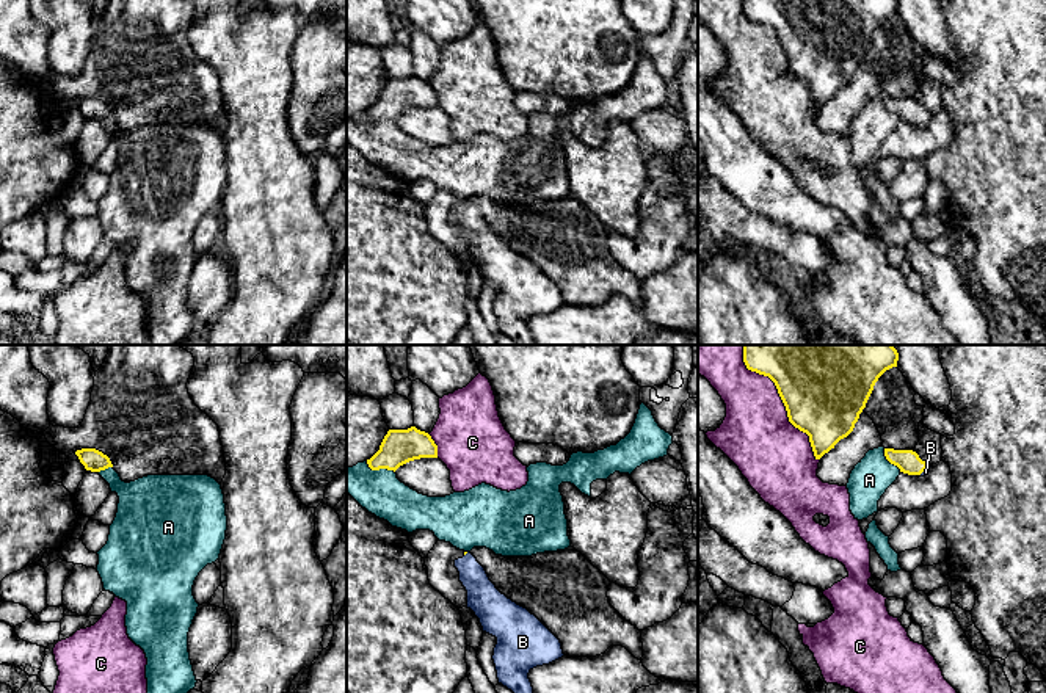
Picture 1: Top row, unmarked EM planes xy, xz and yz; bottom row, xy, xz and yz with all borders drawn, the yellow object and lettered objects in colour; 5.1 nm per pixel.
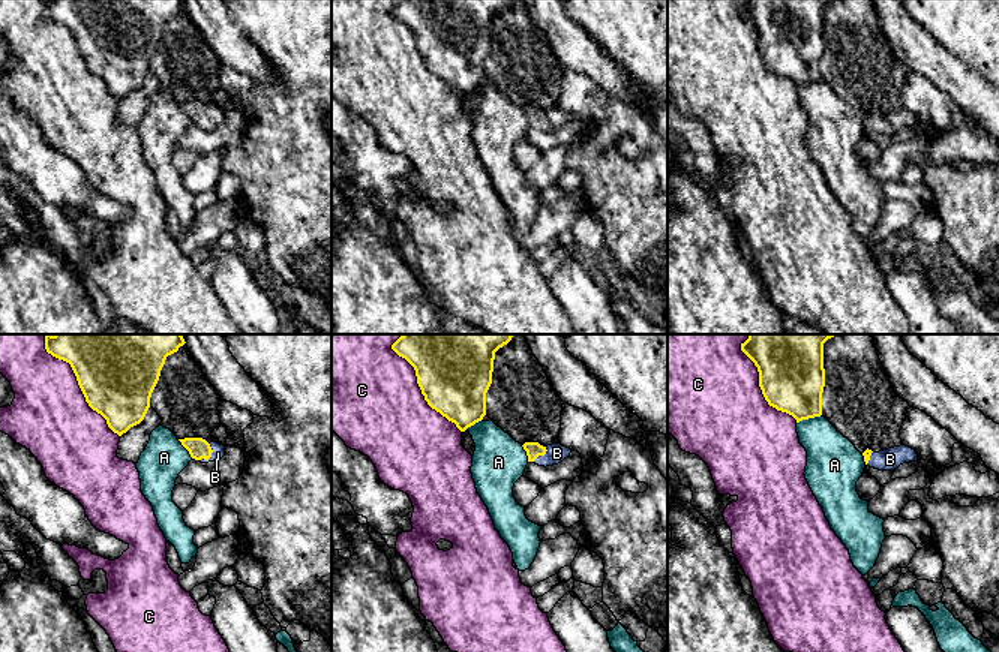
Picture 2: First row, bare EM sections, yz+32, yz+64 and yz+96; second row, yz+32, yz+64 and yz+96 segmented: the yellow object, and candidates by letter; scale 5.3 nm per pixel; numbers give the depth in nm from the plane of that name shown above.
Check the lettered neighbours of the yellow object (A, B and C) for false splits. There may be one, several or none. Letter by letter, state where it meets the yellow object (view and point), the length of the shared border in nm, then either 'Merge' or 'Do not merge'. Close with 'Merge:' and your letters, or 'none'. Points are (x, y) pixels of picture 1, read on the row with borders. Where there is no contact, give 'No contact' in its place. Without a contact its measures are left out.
A: Touches yellow at xz (380, 468). Shared border 160 nm. Do not merge
B: Touches yellow at yz (924, 469). Shared border 80 nm. Merge
C: Touches yellow at yz (781, 399). Shared border 700 nm. Do not merge
Merge: B

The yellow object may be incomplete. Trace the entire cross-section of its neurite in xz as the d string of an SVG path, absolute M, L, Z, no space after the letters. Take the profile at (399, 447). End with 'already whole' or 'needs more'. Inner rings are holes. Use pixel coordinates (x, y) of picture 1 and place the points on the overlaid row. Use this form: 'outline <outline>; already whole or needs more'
outline M411 426L408 430L389 430L380 450L367 459L372 470L397 470L400 466L420 459L438 458L438 445L425 431Z; already whole

